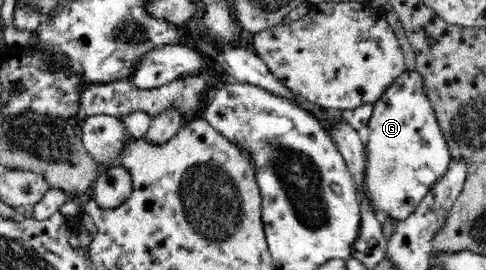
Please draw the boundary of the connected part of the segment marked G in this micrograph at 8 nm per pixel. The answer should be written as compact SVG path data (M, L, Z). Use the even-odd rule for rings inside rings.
M406 70L398 75L397 79L389 85L389 89L381 95L381 99L377 99L374 103L374 109L372 111L372 116L368 123L368 144L365 146L365 154L367 154L367 165L365 165L365 192L367 192L367 198L369 198L370 203L376 209L376 216L379 212L386 214L386 219L391 218L394 224L399 223L407 217L411 217L415 213L415 209L419 206L421 200L427 195L431 190L433 185L437 183L442 175L445 175L449 164L451 163L451 152L449 152L449 146L447 145L447 140L445 136L441 133L441 126L438 124L438 119L435 115L435 110L433 109L431 100L425 94L423 78L417 70Z

